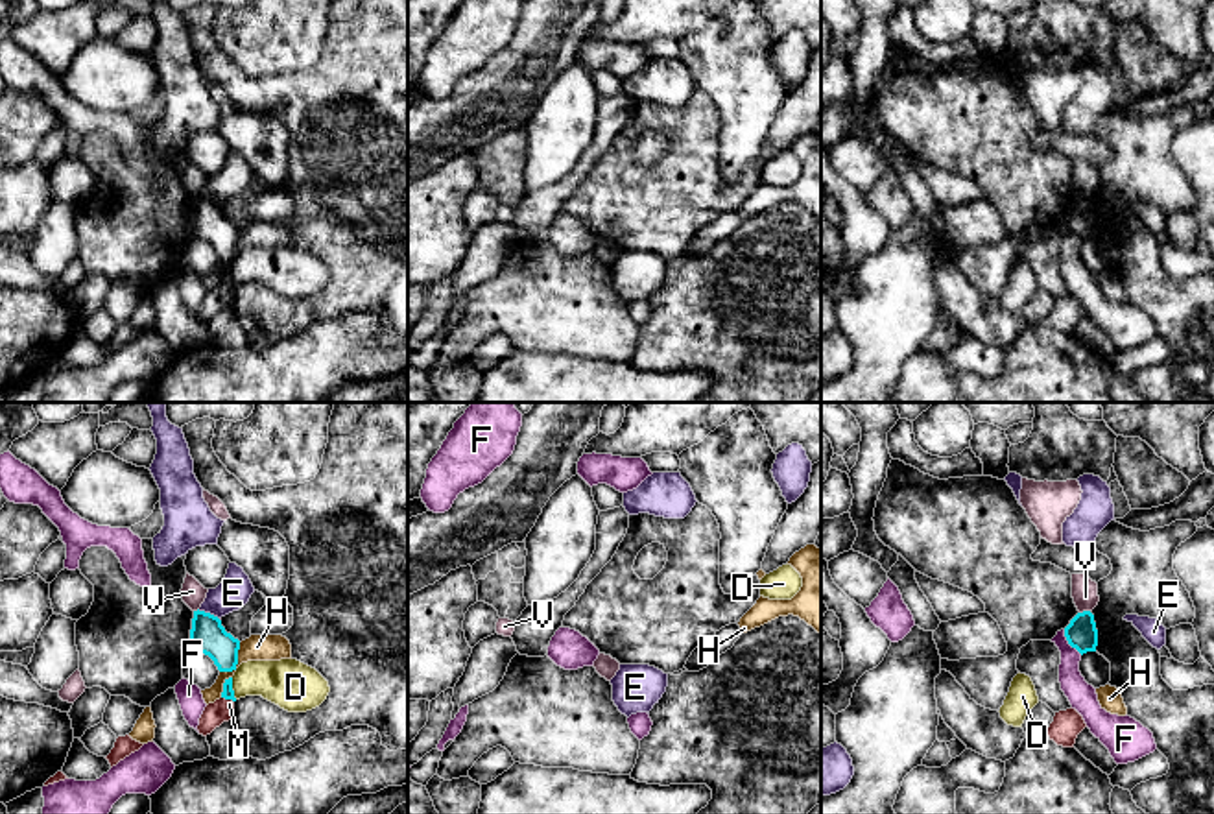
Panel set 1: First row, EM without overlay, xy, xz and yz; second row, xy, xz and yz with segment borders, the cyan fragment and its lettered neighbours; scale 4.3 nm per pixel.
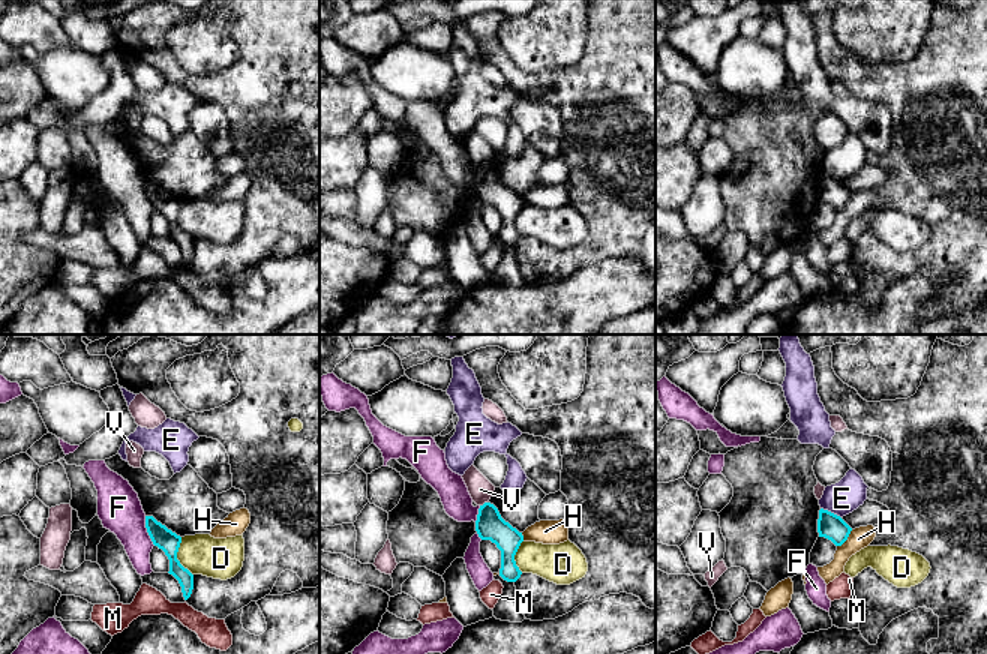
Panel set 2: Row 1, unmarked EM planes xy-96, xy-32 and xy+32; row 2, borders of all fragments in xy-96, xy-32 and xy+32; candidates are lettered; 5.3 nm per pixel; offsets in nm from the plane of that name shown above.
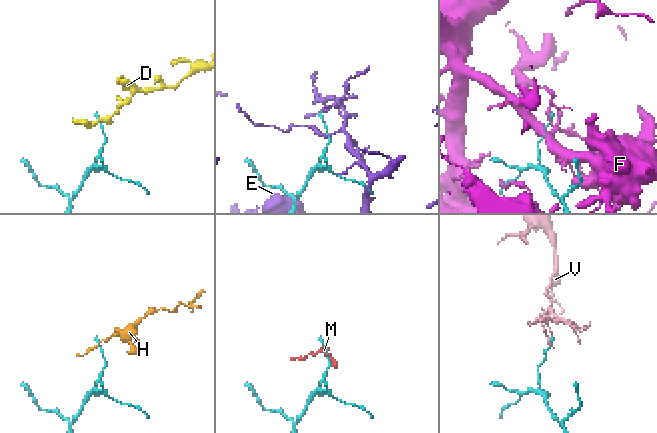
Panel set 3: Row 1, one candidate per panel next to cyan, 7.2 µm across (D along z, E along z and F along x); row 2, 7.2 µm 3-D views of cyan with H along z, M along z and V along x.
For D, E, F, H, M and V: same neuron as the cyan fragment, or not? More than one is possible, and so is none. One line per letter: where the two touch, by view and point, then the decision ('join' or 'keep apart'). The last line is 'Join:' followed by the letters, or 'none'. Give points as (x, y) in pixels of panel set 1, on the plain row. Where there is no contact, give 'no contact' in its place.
D: contact xy (231, 275); keep apart
E: contact xy (209, 200); keep apart
F: contact yz (1069, 229); keep apart
H: contact xy (237, 250); keep apart
M: contact xy (227, 285); keep apart
V: contact yz (1083, 198); keep apart
Join: none

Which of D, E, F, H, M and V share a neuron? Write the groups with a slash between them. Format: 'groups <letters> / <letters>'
groups D / E / F / H / M / V

